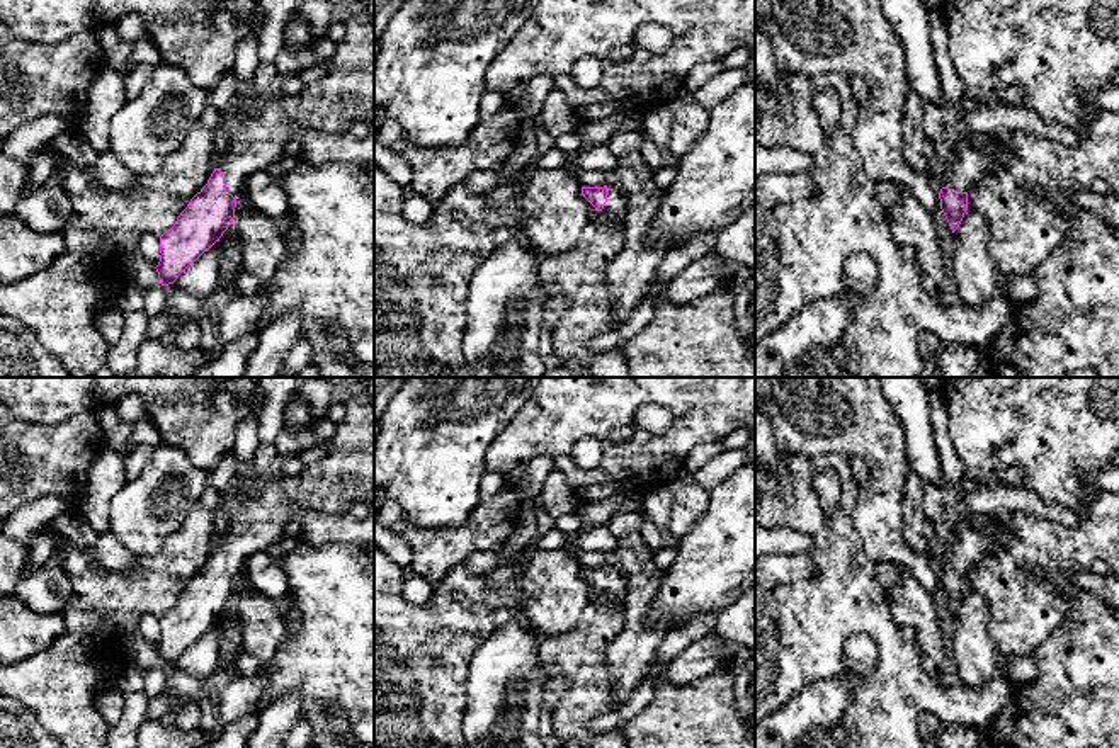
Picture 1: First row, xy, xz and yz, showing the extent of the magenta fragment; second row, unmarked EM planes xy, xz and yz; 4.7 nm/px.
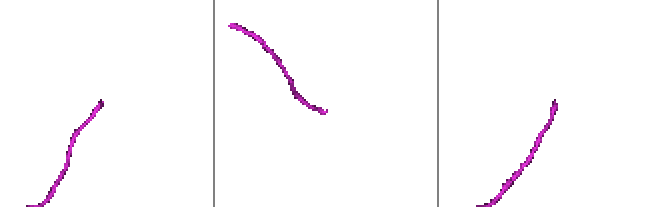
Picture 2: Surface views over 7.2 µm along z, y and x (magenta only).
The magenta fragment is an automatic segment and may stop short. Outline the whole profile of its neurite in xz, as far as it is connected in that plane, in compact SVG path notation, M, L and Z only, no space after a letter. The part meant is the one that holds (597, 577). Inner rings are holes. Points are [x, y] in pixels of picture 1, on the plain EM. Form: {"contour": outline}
{"contour": "M609 564L604 568L582 568L582 575L597 592L604 592L605 595L612 597L622 609L626 578L617 566Z"}

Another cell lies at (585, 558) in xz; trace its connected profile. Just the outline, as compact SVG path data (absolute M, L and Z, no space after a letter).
M578 551L577 559L582 564L582 568L604 568L612 564L611 556L594 551Z

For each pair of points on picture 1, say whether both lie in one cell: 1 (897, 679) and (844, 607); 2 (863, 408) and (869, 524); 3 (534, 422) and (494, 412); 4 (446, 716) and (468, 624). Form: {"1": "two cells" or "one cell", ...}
{"1": "one cell", "2": "one cell", "3": "two cells", "4": "one cell"}

